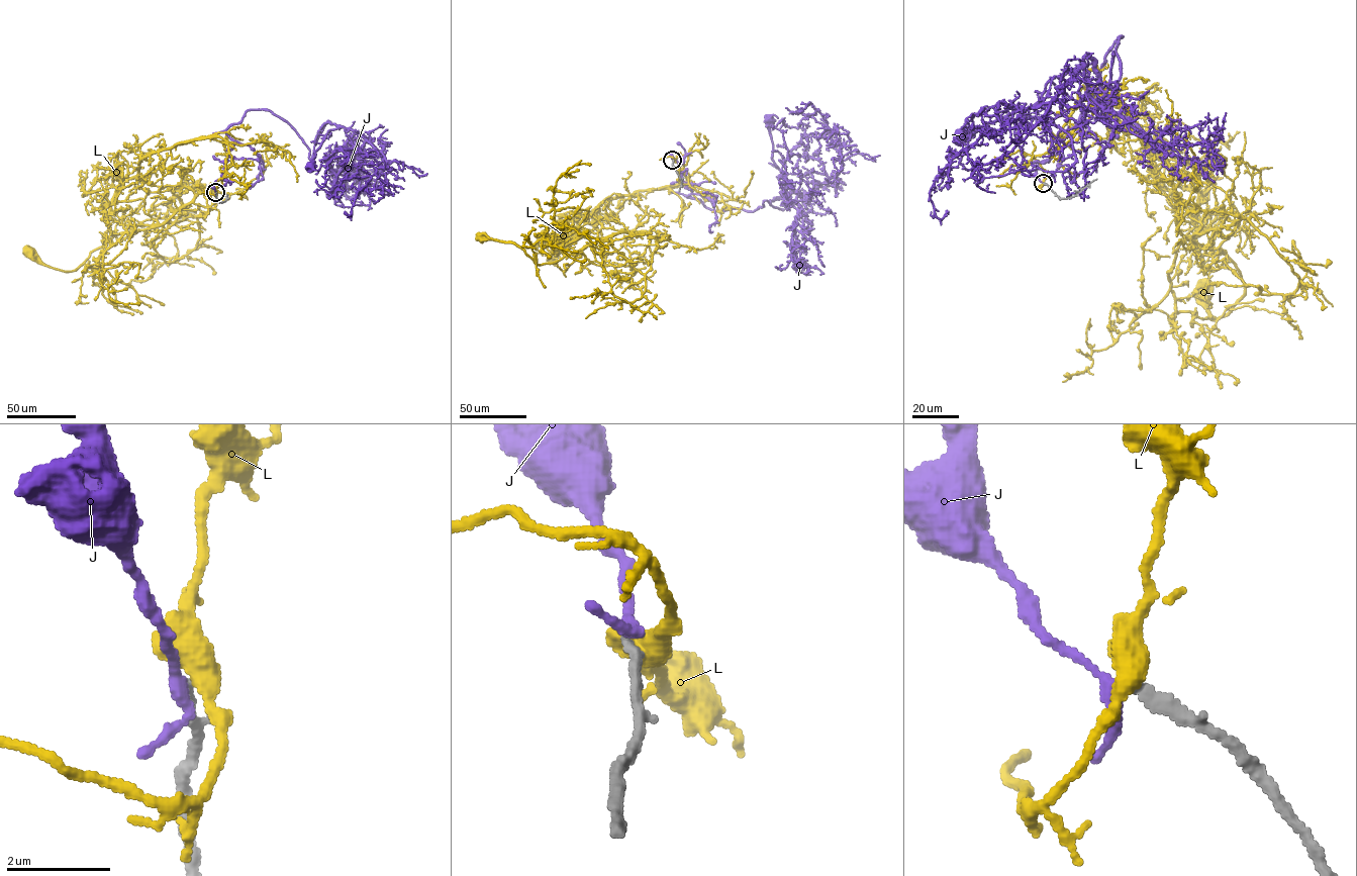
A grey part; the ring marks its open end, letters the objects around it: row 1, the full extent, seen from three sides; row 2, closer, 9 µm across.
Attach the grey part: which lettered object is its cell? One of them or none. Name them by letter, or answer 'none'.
none

